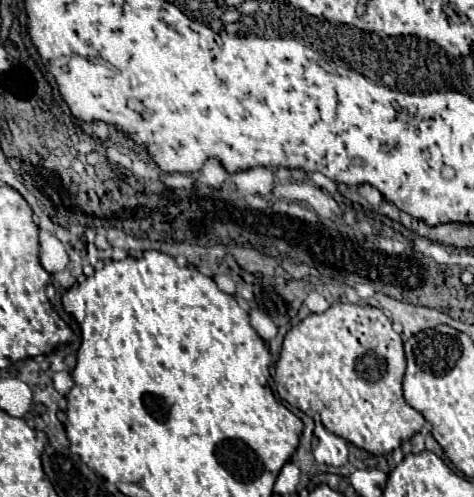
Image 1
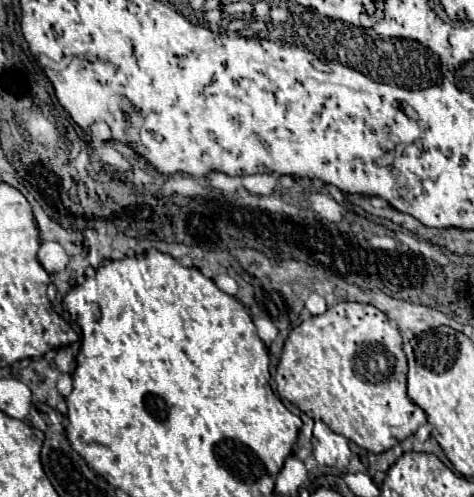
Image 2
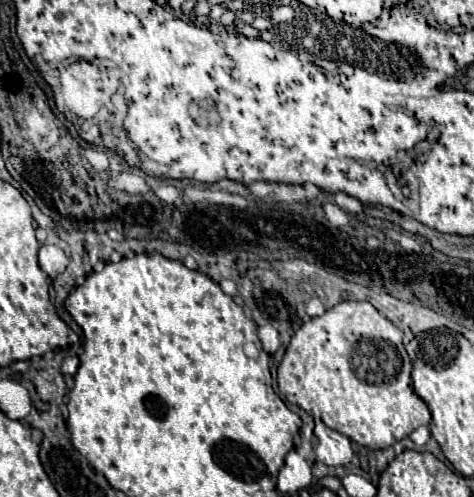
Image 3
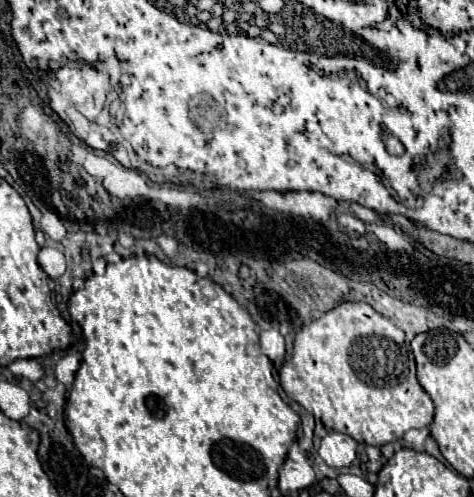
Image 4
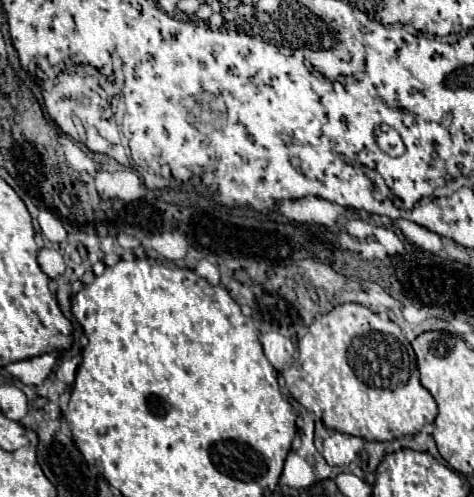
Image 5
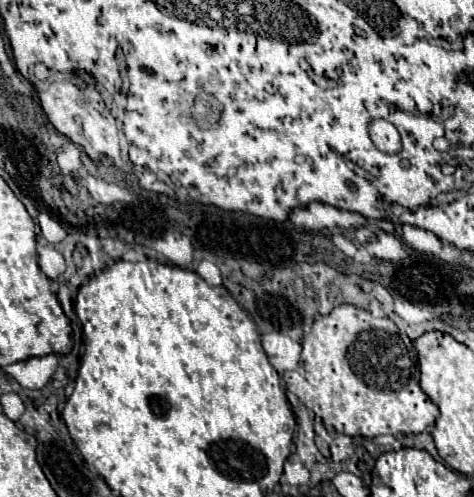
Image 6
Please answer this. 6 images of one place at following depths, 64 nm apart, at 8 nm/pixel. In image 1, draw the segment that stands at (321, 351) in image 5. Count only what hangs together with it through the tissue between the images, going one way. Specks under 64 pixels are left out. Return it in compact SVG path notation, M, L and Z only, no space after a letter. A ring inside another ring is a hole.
M332 304L326 312L310 314L288 330L276 364L274 382L278 396L290 406L320 420L330 432L342 436L346 442L380 456L398 448L398 442L410 440L426 424L424 416L404 400L404 372L406 358L402 338L382 310L358 304Z

